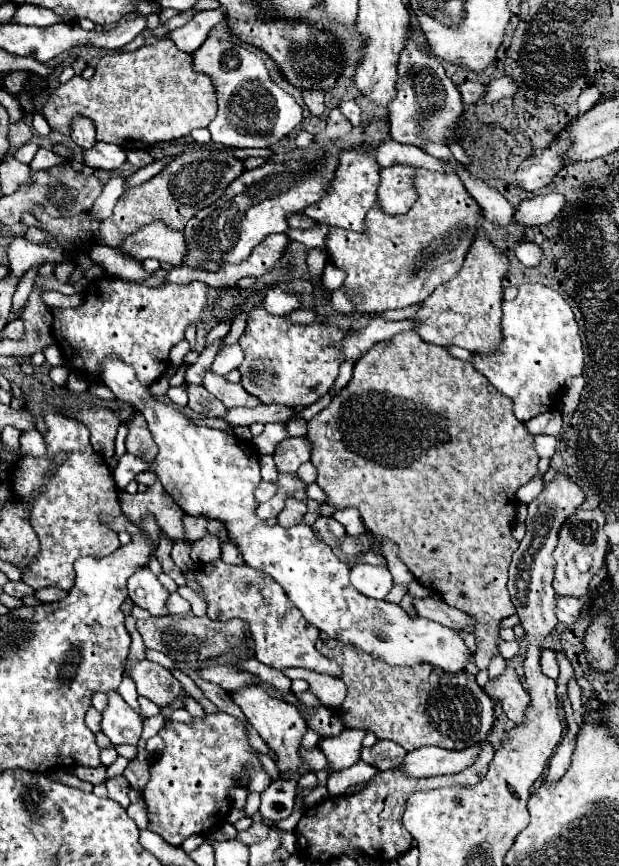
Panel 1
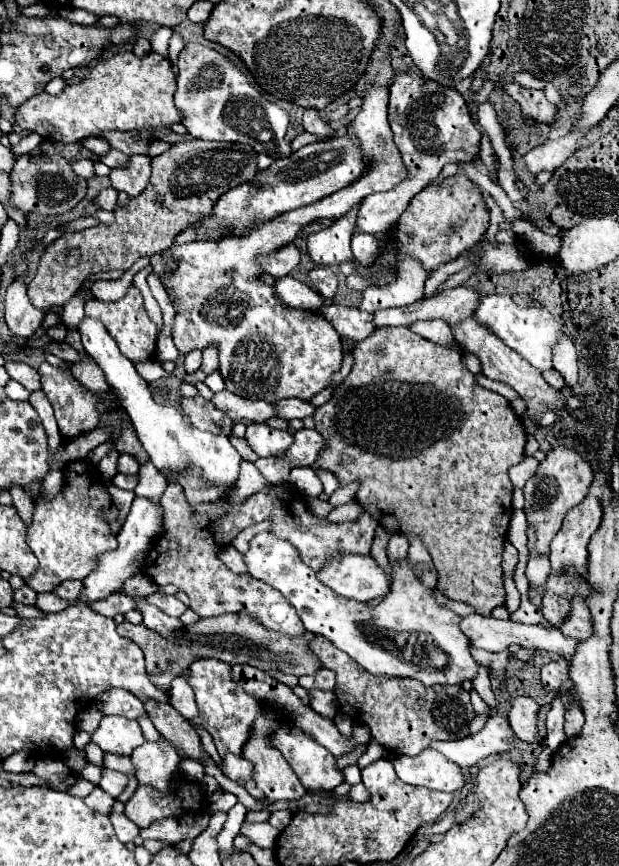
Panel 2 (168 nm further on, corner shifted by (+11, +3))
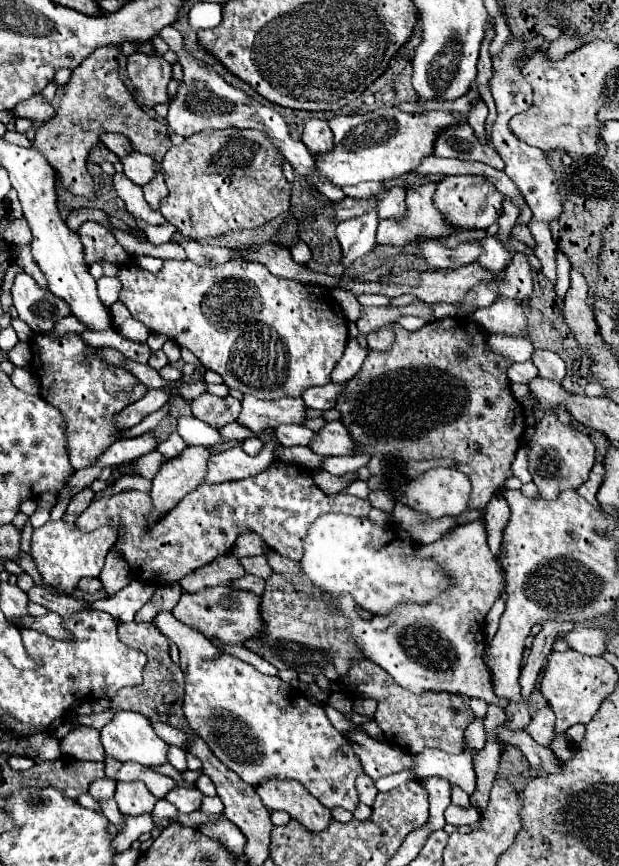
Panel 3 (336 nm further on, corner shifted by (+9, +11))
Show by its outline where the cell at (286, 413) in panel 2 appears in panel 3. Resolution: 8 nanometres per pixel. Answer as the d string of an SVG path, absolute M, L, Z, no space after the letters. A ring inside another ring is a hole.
M329 382L319 388L309 388L307 392L303 392L303 400L305 400L307 408L331 410L331 408L335 408L335 402L337 402L339 394L343 392L343 388L345 388L345 384L335 384L335 382Z

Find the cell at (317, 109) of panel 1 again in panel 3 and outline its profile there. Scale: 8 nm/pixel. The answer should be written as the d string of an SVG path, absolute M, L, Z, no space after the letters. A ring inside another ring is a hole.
M309 120L305 124L305 132L303 132L303 144L309 148L309 152L313 156L325 154L333 150L333 132L327 124L327 120Z

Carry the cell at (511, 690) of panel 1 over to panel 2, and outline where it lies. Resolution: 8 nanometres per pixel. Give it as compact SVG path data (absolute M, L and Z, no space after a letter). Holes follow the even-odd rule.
M515 696L509 708L509 724L515 736L523 742L533 742L537 736L537 712L539 704L525 696Z

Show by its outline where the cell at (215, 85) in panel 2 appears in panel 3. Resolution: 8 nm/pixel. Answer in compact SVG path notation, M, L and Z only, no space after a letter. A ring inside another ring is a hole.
M165 26L159 36L169 44L171 50L175 50L179 54L179 62L183 66L183 72L185 72L185 78L183 78L183 86L179 90L179 94L171 100L171 106L169 106L169 114L167 114L167 122L171 126L171 130L183 138L189 138L197 132L203 132L203 130L221 130L221 128L255 128L255 130L261 130L261 132L267 132L267 136L271 136L273 144L279 148L279 152L283 152L285 160L295 168L297 174L303 174L307 176L315 188L327 196L329 200L333 202L341 202L345 198L343 190L333 184L329 178L321 176L315 168L315 160L313 156L307 152L305 144L303 142L295 142L291 136L289 136L289 130L287 130L287 124L283 120L283 116L269 108L269 106L263 106L259 102L255 102L253 98L249 98L243 90L239 88L233 88L231 84L227 84L219 74L215 74L211 68L199 64L195 58L191 58L185 50L183 50L183 38L181 34L173 28L173 26Z

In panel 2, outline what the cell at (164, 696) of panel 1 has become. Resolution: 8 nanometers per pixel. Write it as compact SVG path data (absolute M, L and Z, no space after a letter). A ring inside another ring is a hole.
M151 698L151 700L145 700L143 704L145 704L145 710L147 710L151 722L155 724L155 728L175 748L181 748L181 752L189 752L189 756L193 756L193 760L203 758L201 740L187 718L183 718L173 706L169 706L169 702L159 702L159 700Z

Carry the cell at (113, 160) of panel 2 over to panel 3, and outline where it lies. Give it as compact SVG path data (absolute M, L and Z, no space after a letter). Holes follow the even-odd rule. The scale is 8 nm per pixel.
M131 152L131 156L125 156L121 160L121 164L123 164L125 176L129 176L133 180L133 184L137 184L137 186L145 186L155 178L155 166L153 166L151 156Z

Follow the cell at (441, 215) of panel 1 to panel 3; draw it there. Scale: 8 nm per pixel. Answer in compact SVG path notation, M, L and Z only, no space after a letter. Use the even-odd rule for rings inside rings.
M445 176L437 184L437 192L433 196L435 206L447 216L447 220L457 226L459 230L475 230L475 228L489 228L497 222L503 212L503 196L501 192L483 176Z

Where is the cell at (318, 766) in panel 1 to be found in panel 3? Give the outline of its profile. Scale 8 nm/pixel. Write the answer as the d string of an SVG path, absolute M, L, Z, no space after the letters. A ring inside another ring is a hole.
M169 612L157 614L153 624L179 646L181 654L181 670L185 674L185 700L183 712L187 718L189 728L209 746L209 750L229 768L233 770L243 782L259 786L267 780L297 780L301 782L325 808L345 808L353 812L359 806L359 794L355 780L363 774L361 760L349 746L347 738L333 728L329 722L325 708L321 704L313 704L307 696L289 684L283 684L277 676L265 676L251 664L241 662L235 656L217 656L219 652L205 636L179 624L173 620Z

